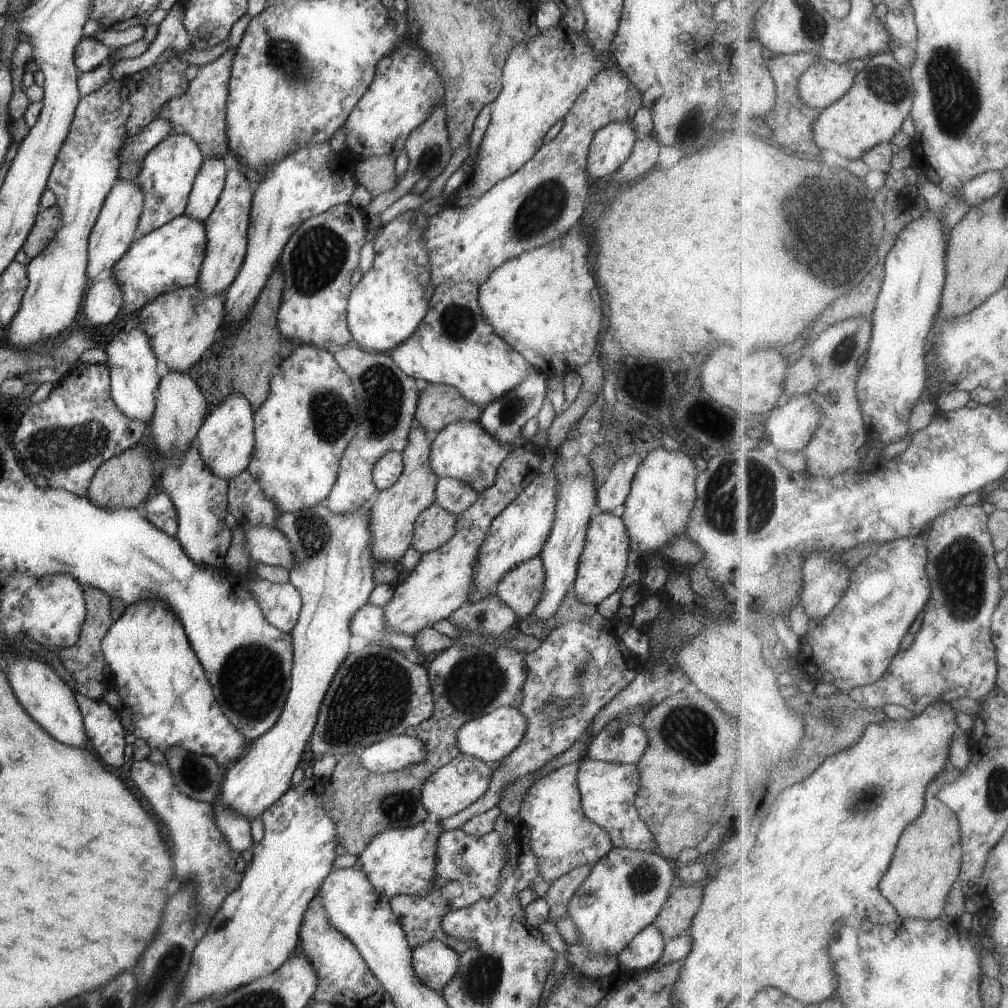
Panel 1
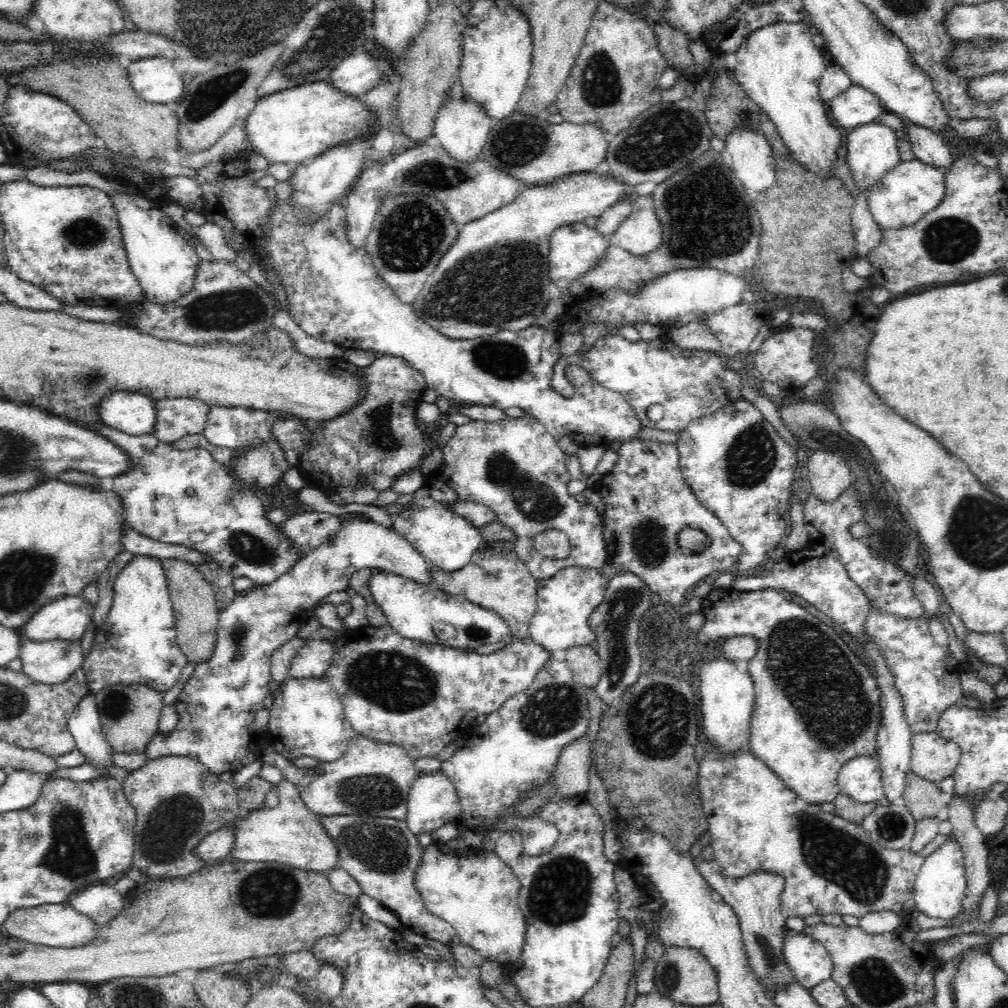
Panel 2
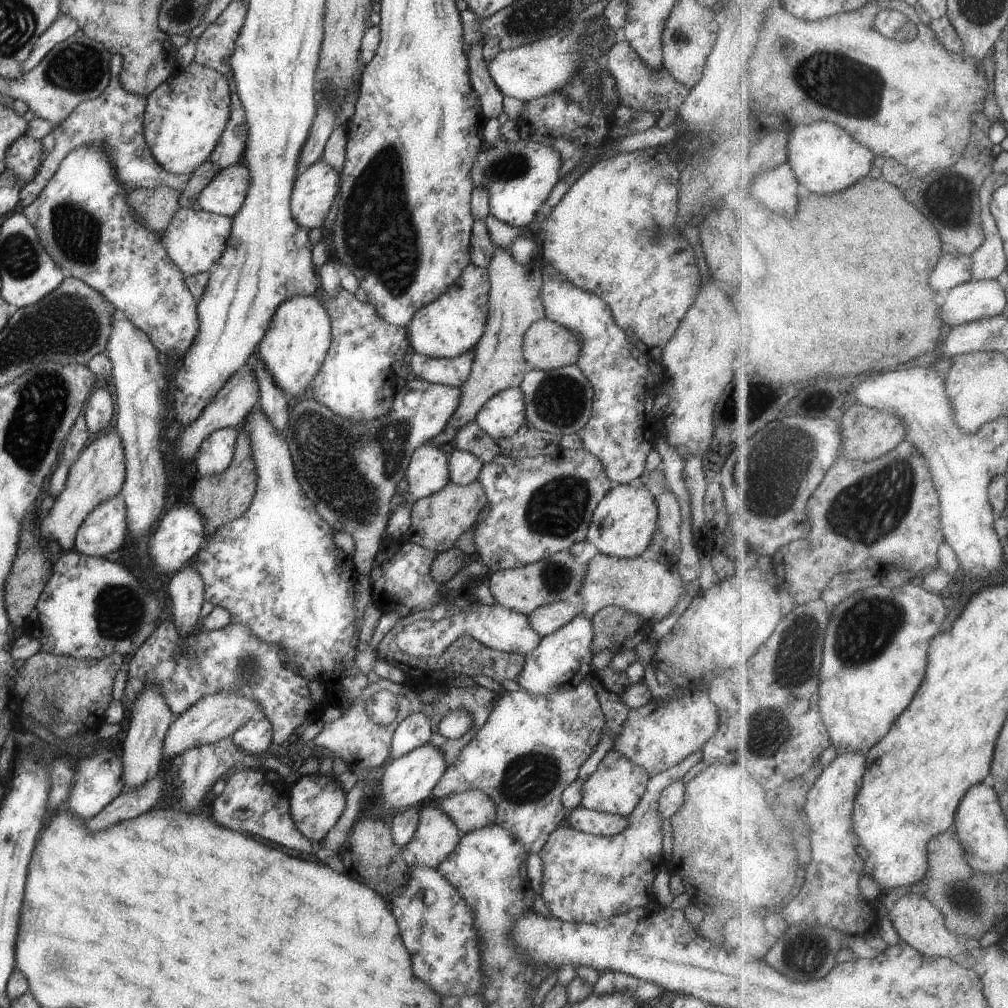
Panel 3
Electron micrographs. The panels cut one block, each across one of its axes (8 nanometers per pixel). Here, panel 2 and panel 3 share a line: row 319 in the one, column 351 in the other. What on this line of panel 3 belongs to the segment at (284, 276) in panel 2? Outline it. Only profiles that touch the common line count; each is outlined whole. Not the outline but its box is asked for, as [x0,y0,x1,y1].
[312,289,411,422]

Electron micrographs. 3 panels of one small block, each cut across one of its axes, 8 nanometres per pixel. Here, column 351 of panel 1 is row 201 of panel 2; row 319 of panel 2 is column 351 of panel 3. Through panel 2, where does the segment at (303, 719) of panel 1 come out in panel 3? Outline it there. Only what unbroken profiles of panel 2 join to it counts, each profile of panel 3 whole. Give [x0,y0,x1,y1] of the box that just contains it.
[285,377,462,575]

